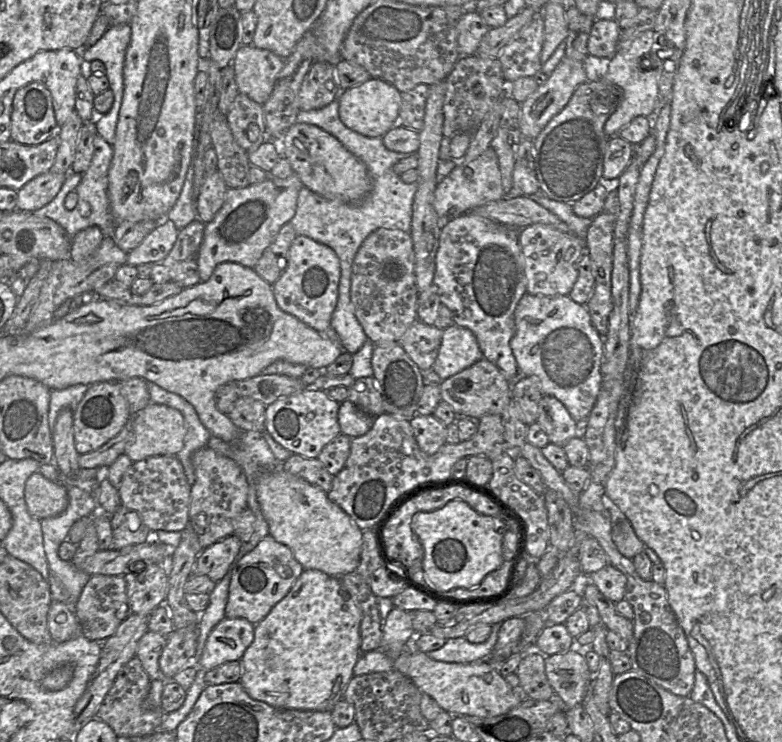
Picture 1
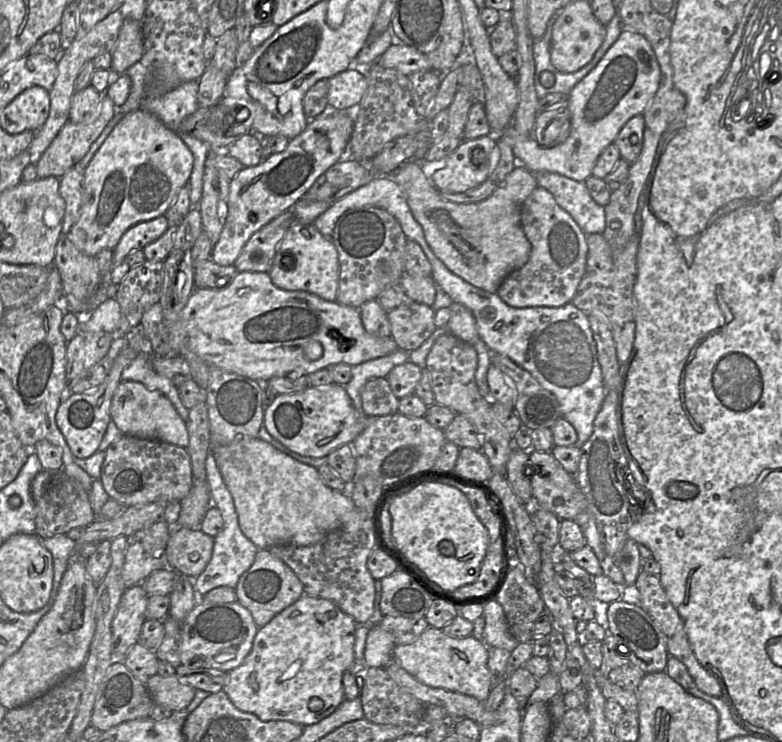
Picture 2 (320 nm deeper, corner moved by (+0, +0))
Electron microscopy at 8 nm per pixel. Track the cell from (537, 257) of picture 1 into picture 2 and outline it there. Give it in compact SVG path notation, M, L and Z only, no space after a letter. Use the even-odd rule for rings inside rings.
M540 186L523 202L520 222L531 244L531 253L524 266L503 280L497 290L498 296L515 308L560 307L570 303L586 269L587 234L557 204L553 195Z

